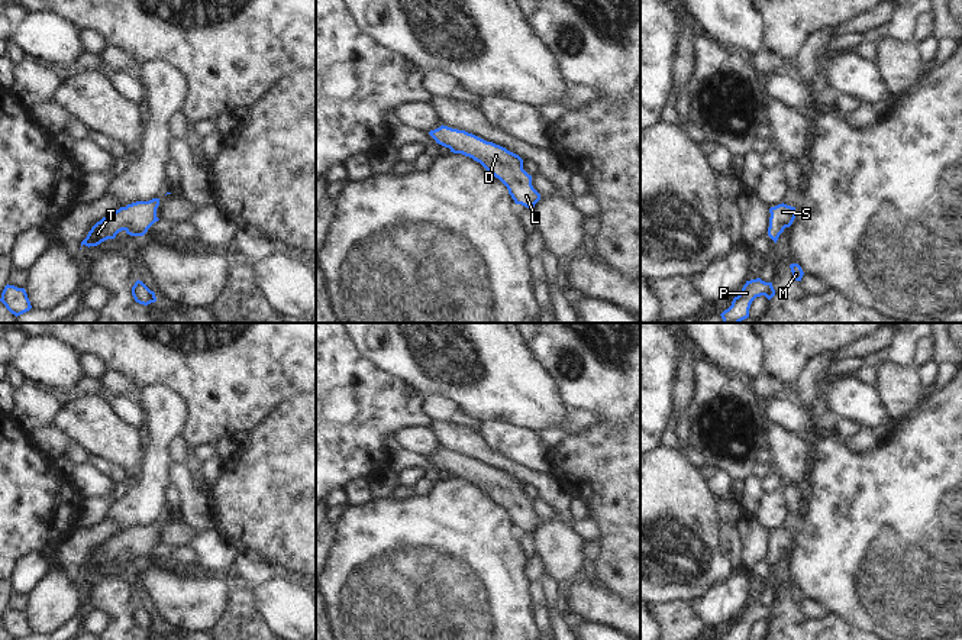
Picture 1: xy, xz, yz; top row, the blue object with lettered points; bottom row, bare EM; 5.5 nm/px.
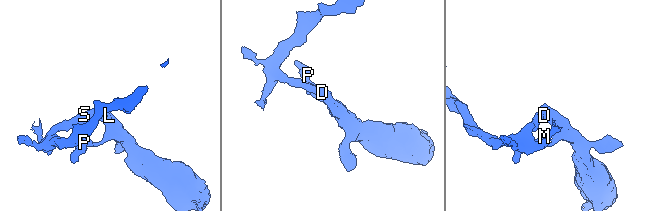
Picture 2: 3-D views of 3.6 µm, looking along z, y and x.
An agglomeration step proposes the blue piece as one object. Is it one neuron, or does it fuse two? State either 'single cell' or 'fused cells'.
single cell

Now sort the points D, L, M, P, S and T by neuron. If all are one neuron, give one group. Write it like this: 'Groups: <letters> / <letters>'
Groups: D L M P S T

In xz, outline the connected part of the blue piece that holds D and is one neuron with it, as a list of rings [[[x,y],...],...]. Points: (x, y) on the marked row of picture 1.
[[[440,126],[429,135],[436,143],[480,162],[491,175],[509,190],[516,204],[533,209],[540,194],[532,185],[532,175],[523,169],[523,159],[506,148],[487,142],[465,130]]]

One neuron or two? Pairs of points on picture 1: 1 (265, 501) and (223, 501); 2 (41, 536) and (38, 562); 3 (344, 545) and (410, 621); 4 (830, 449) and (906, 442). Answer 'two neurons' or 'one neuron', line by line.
1: one neuron
2: two neurons
3: one neuron
4: one neuron

